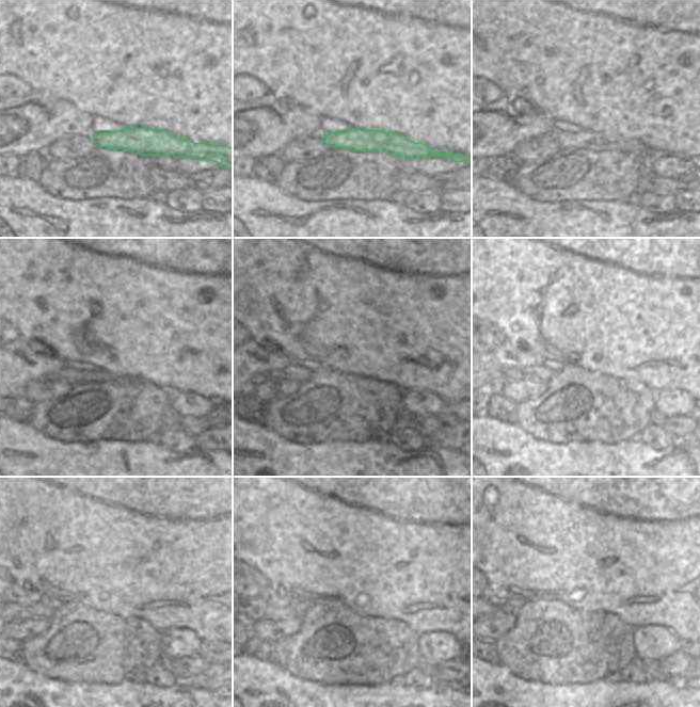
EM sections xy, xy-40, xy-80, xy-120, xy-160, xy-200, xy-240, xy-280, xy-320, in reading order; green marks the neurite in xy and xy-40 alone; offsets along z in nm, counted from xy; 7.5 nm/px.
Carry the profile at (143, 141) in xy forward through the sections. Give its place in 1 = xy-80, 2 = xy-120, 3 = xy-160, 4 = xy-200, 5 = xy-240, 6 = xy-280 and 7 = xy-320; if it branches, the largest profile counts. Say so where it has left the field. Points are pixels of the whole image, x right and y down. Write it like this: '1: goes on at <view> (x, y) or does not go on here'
1: goes on at xy-80 (585, 140)
2: goes on at xy-120 (72, 375)
3: goes on at xy-160 (299, 372)
4: goes on at xy-200 (540, 373)
5: goes on at xy-240 (42, 610)
6: goes on at xy-280 (254, 609)
7: goes on at xy-320 (493, 609)

